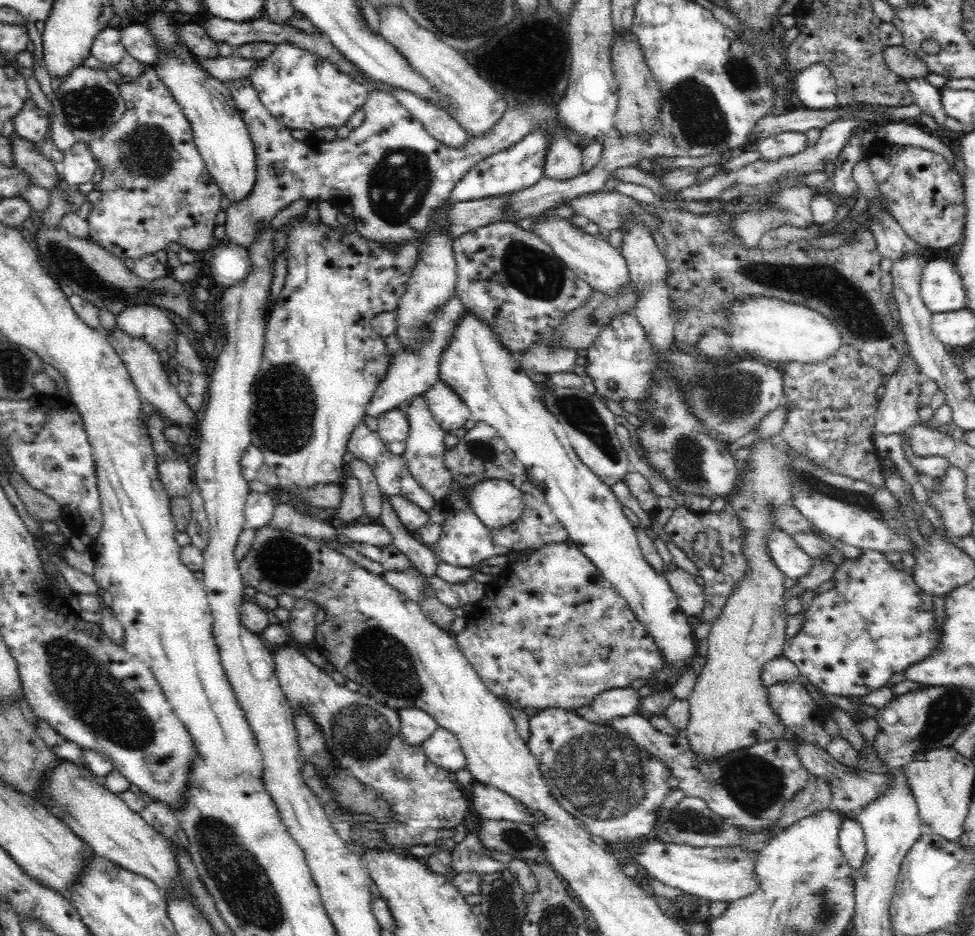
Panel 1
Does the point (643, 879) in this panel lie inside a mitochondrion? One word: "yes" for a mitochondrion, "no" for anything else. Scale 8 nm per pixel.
no

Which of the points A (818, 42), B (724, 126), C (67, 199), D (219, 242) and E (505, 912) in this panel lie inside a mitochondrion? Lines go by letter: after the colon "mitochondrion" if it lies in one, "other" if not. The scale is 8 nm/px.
A: other
B: mitochondrion
C: mitochondrion
D: other
E: mitochondrion

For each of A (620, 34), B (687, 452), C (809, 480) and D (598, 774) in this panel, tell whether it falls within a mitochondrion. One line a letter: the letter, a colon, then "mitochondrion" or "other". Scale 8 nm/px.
A: other
B: mitochondrion
C: mitochondrion
D: mitochondrion

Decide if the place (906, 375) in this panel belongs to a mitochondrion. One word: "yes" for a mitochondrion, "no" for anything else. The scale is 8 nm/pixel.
no

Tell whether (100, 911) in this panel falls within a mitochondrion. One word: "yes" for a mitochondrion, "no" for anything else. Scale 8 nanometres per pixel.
no

